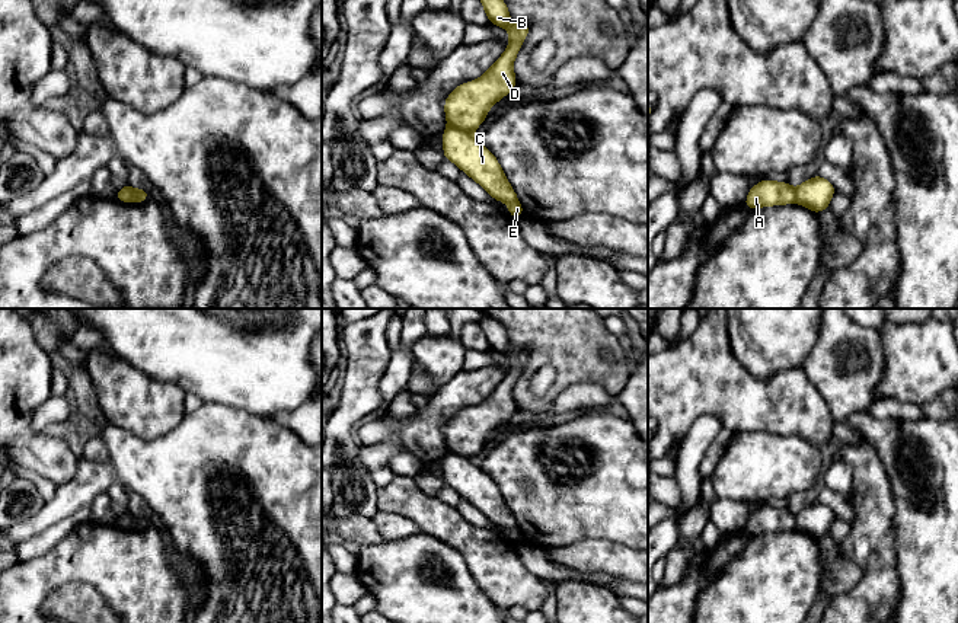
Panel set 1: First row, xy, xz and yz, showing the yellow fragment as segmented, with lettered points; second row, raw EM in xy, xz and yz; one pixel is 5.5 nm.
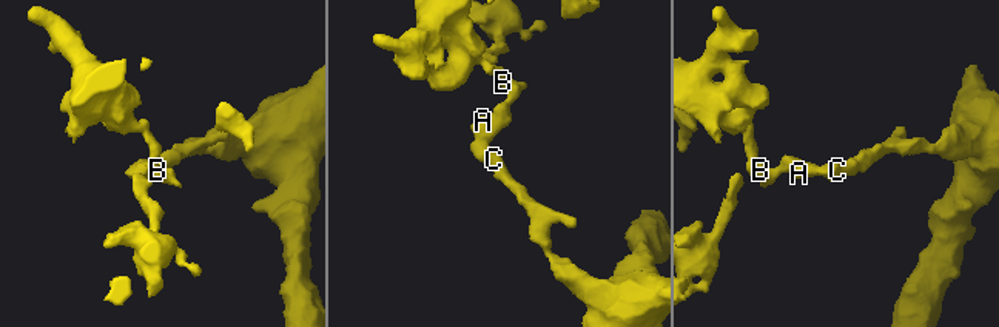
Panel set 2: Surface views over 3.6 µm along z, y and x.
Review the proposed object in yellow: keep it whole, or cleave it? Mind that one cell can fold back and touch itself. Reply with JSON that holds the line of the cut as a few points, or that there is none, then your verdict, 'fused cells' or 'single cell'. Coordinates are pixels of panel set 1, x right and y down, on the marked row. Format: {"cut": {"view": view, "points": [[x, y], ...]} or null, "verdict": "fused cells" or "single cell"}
{"cut": {"view": "xz", "points": [[449, 124], [469, 133]]}, "verdict": "fused cells"}

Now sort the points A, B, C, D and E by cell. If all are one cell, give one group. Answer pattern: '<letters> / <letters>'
A B D / C E

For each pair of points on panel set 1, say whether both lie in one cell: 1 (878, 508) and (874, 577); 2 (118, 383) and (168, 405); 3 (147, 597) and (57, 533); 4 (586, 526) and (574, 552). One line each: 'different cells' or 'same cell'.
1: same cell
2: same cell
3: different cells
4: different cells

